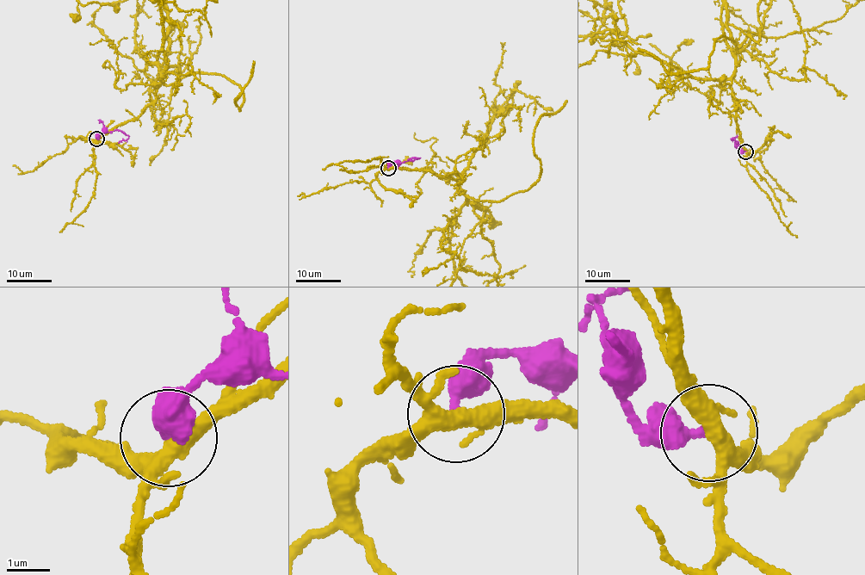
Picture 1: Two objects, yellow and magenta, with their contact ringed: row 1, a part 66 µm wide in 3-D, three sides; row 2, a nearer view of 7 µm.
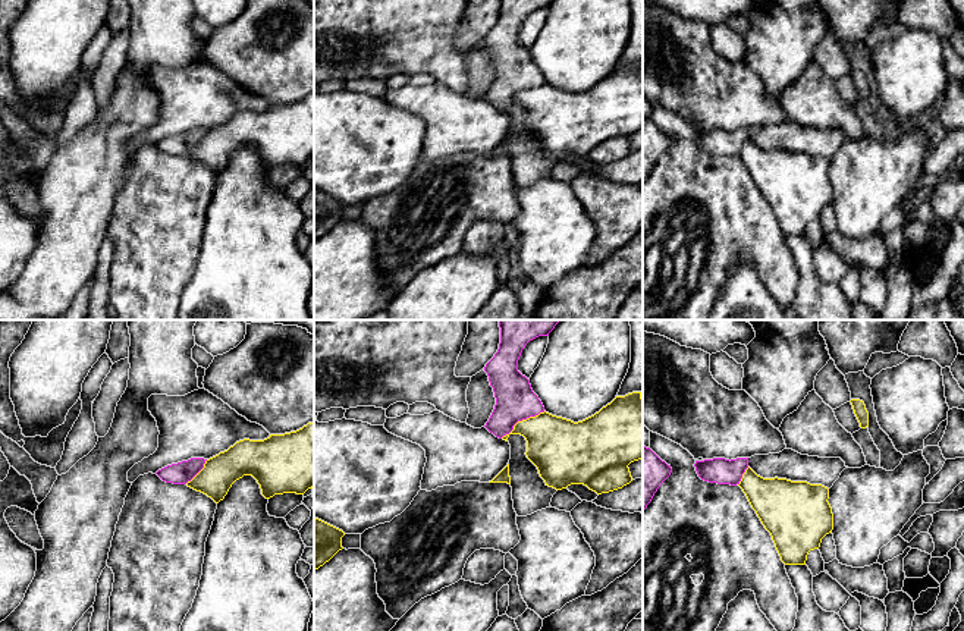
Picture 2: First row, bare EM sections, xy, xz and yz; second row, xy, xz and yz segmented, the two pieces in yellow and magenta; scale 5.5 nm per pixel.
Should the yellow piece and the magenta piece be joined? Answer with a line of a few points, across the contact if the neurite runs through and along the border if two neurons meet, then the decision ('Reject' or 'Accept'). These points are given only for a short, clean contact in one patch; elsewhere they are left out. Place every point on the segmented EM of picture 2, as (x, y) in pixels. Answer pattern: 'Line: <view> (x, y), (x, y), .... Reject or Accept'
Line: xz (545, 411), (520, 420), (501, 438). Reject

